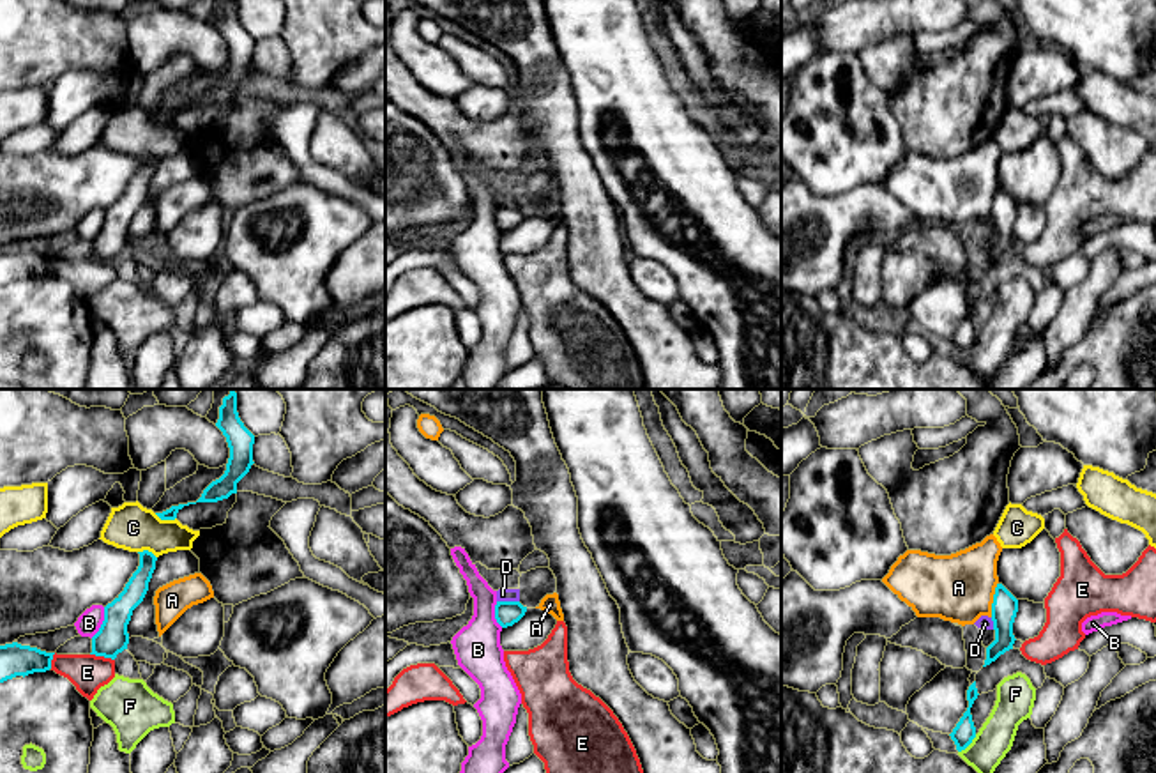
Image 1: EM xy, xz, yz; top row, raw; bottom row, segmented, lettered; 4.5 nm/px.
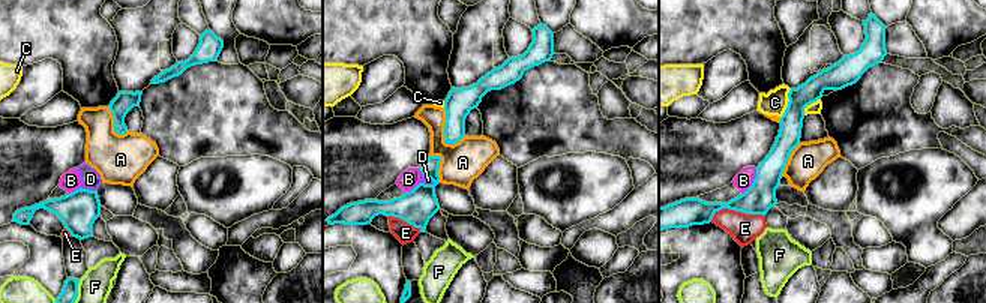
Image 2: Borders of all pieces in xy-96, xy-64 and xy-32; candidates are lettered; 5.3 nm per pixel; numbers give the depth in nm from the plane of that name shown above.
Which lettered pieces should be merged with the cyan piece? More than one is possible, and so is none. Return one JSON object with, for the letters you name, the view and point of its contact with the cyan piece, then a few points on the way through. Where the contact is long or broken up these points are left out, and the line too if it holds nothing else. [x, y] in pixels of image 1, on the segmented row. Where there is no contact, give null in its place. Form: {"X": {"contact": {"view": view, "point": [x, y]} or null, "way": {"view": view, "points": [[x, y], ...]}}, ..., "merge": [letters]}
{"merge": []}

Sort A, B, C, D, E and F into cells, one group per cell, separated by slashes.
A / B / C / D / E / F

